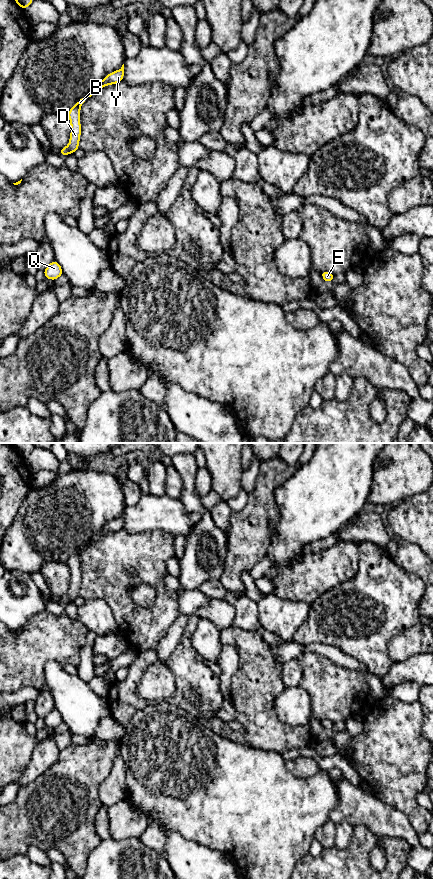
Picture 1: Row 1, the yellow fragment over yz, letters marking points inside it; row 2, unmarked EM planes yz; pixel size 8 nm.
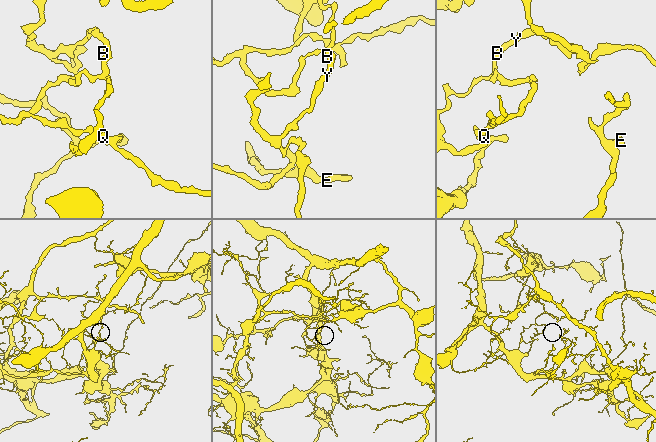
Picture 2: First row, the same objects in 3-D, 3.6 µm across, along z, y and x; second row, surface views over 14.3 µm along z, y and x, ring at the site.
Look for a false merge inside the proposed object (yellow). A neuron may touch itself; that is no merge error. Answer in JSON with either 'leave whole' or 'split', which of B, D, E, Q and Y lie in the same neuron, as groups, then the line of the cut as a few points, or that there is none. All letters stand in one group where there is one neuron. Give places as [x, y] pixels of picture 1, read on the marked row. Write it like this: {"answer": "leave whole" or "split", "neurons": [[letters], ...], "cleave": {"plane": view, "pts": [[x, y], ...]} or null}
{"answer": "split", "neurons": [["B", "D", "Y"], ["E", "Q"]], "cleave": {"plane": "yz", "pts": [[67, 146], [70, 152]]}}

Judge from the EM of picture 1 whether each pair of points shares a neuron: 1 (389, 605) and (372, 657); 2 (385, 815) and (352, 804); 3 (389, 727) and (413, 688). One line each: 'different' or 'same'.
1: same
2: same
3: different

